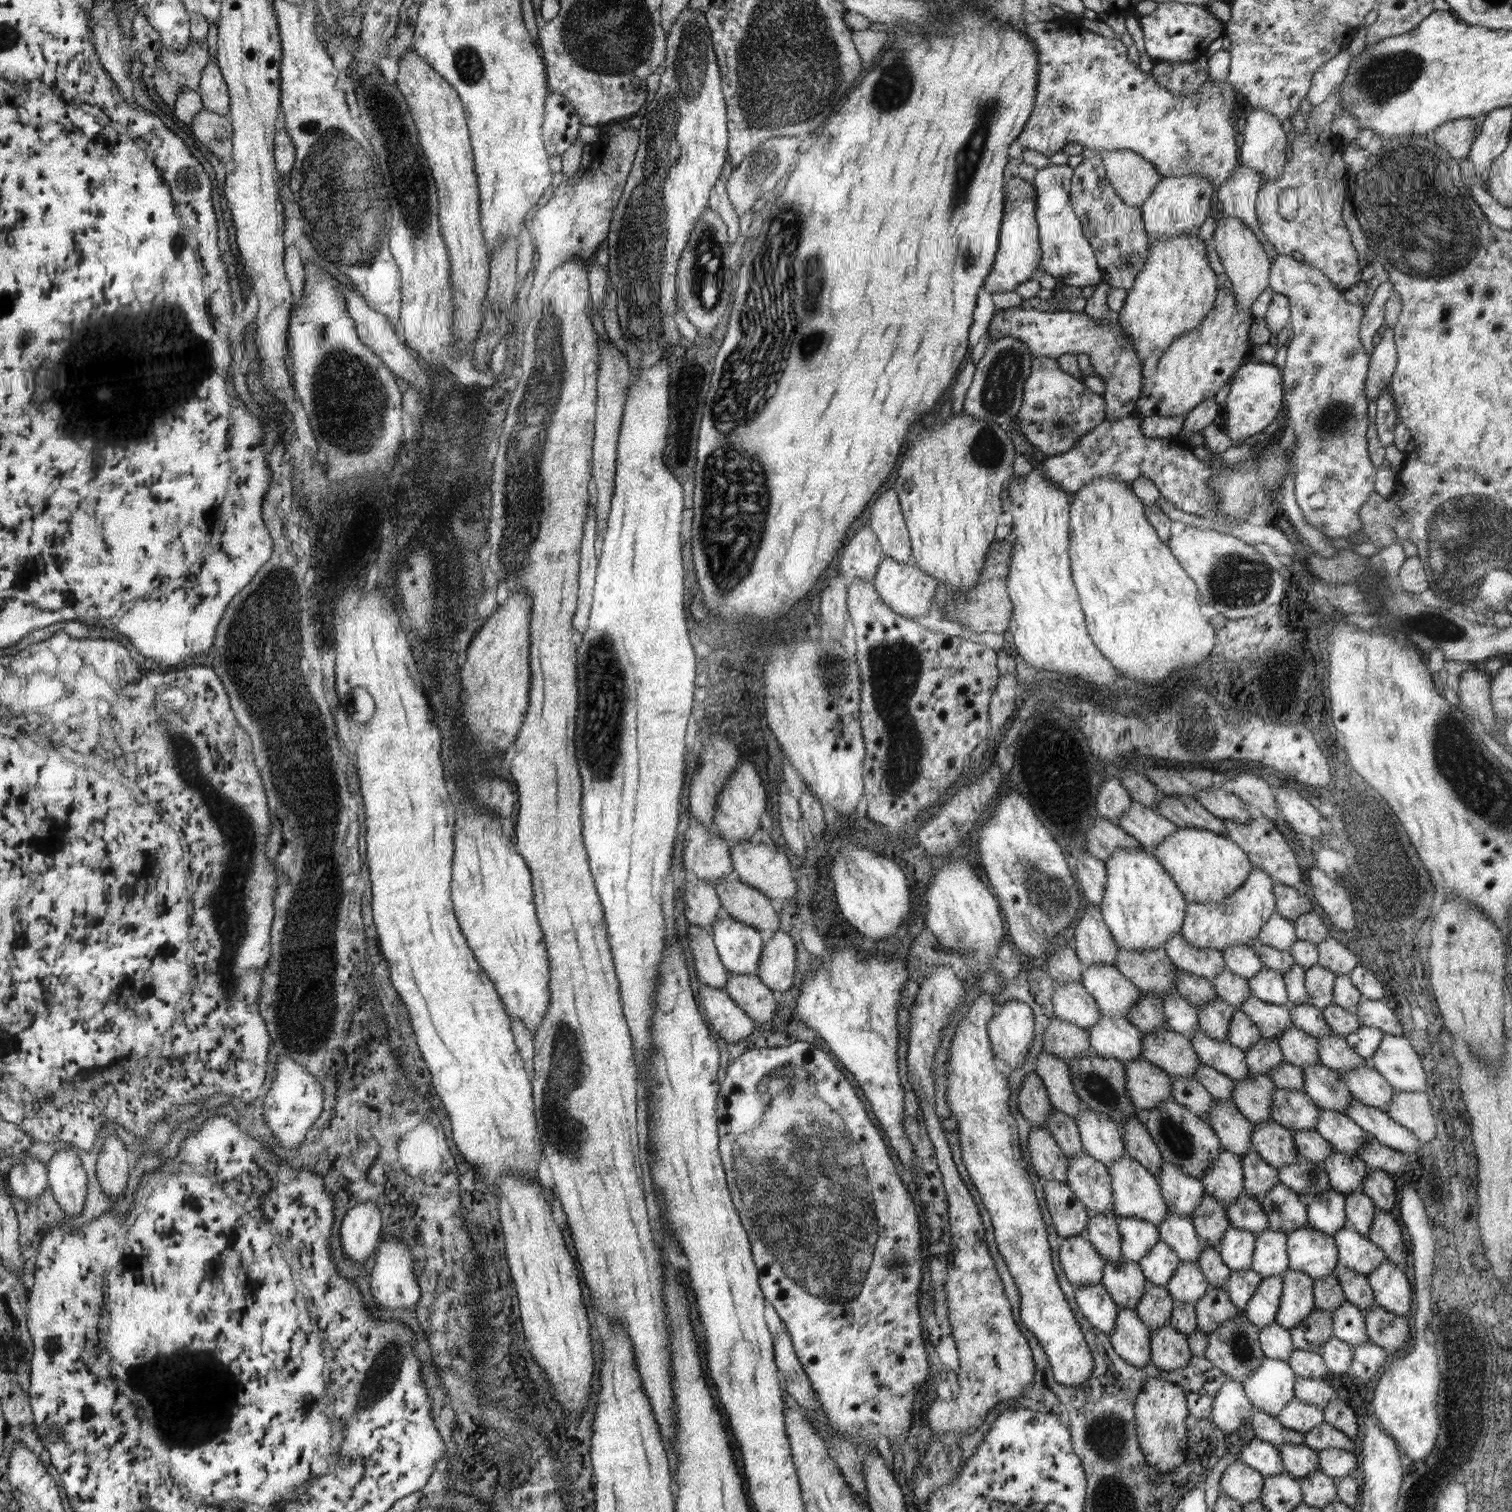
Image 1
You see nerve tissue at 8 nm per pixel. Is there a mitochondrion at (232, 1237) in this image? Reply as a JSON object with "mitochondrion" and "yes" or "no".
{"mitochondrion":"no"}

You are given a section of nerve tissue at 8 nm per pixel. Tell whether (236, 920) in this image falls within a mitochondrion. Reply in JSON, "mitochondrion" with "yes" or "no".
{"mitochondrion":"yes"}

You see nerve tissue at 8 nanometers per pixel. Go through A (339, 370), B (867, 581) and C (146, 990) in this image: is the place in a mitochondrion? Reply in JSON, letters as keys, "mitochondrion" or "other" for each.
{"A":"mitochondrion","B":"other","C":"other"}

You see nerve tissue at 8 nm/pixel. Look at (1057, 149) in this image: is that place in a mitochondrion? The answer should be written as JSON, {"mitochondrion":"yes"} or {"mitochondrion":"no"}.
{"mitochondrion":"no"}

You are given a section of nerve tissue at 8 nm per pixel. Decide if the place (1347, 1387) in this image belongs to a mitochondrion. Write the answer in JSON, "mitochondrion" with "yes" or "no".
{"mitochondrion":"no"}

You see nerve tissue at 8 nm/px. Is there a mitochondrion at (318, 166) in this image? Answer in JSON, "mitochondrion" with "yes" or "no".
{"mitochondrion":"yes"}

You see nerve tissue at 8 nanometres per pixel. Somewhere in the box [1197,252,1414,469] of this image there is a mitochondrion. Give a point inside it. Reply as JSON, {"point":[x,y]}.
{"point":[1334,419]}

